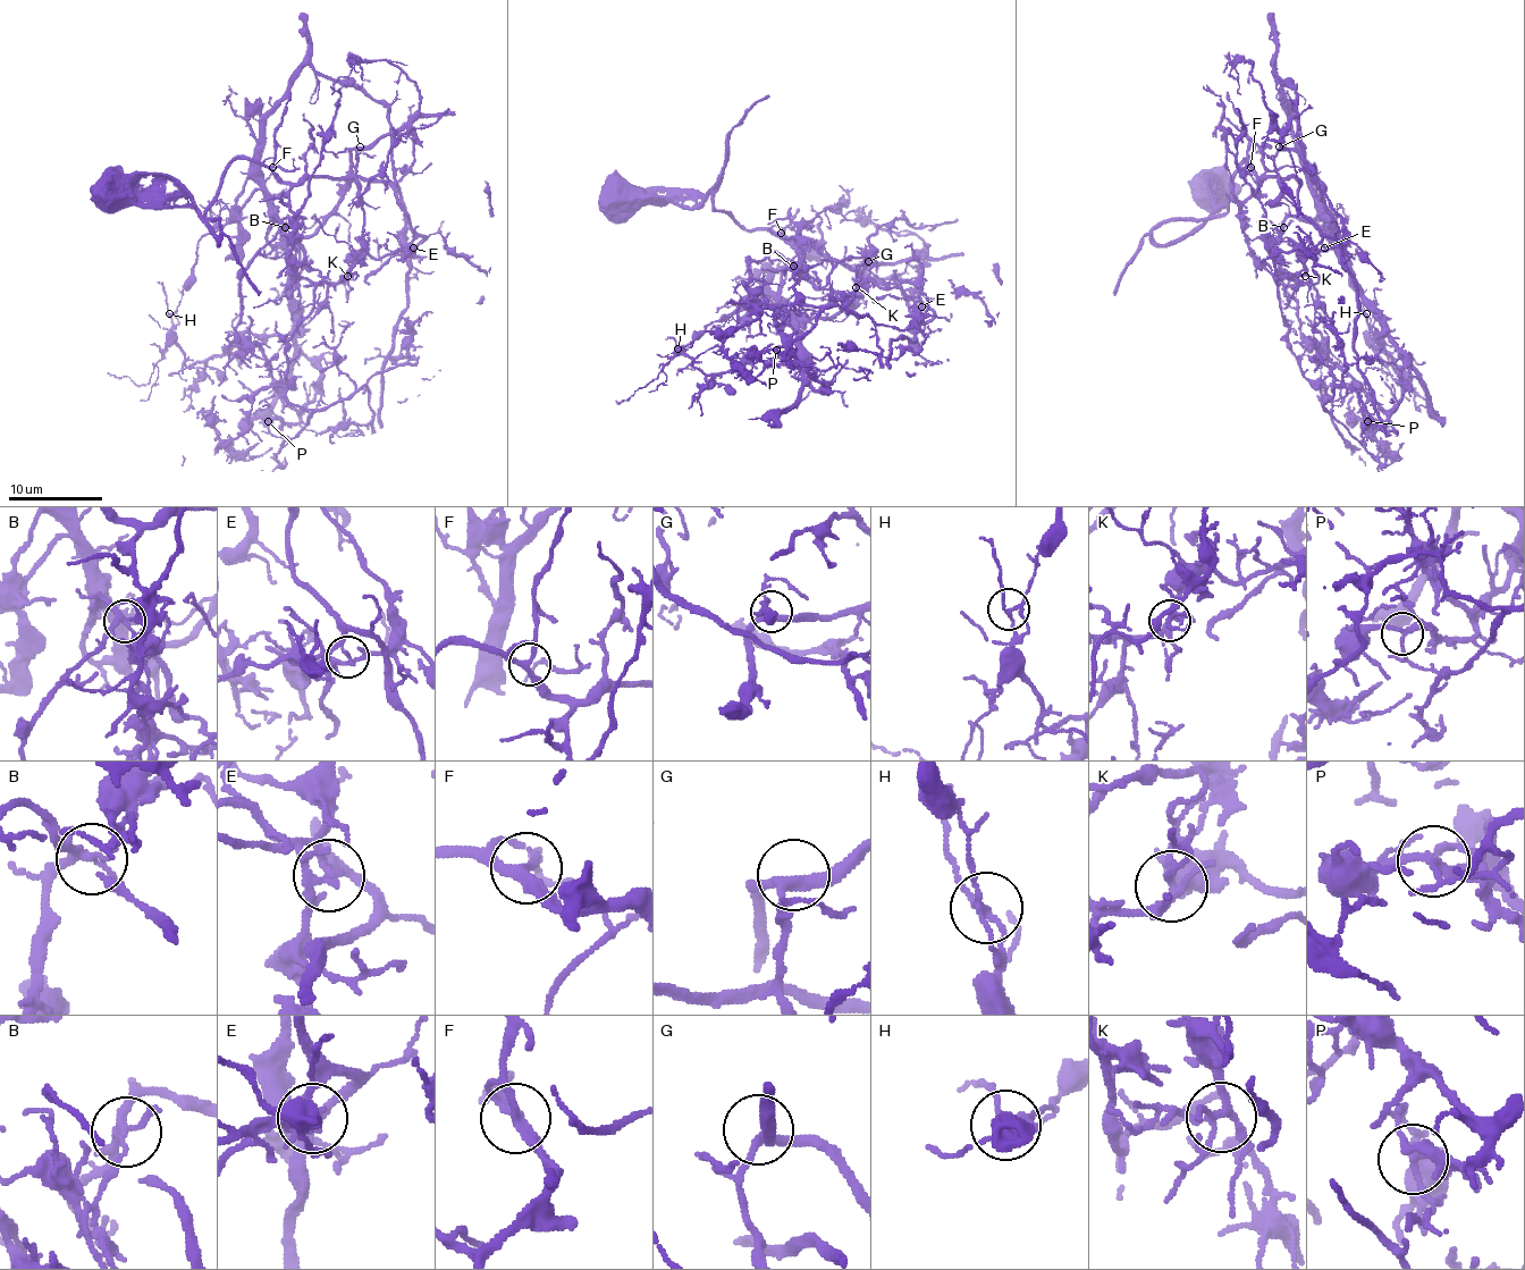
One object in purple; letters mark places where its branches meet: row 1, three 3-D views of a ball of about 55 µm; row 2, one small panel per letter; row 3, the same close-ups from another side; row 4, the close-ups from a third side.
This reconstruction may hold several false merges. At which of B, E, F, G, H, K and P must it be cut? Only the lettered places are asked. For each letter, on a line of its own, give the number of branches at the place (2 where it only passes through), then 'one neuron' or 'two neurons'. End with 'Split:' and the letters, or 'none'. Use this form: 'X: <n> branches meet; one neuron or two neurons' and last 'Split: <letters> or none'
B: 5 branches meet; two neurons
E: 3 branches meet; two neurons
F: 4 branches meet; one neuron
G: 3 branches meet; one neuron
H: 4 branches meet; two neurons
K: 5 branches meet; one neuron
P: 3 branches meet; one neuron
Split: B, E, H

